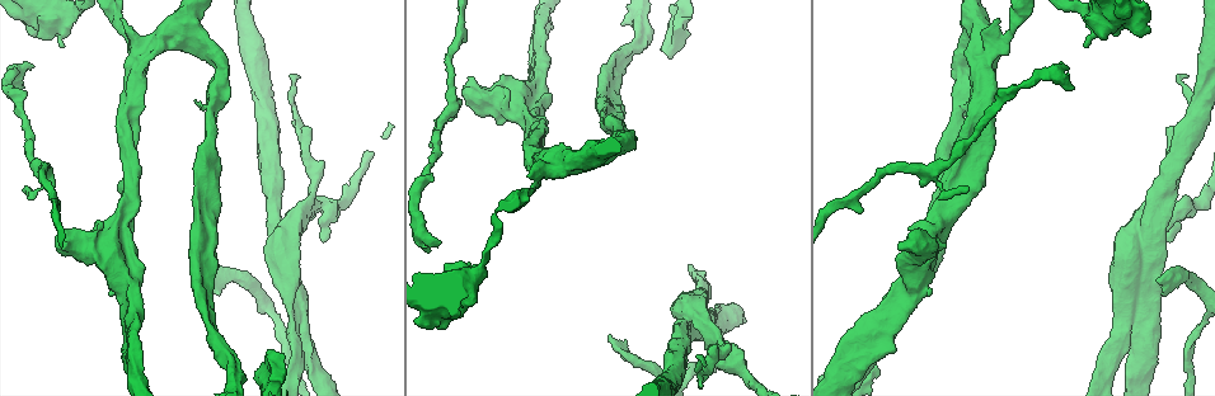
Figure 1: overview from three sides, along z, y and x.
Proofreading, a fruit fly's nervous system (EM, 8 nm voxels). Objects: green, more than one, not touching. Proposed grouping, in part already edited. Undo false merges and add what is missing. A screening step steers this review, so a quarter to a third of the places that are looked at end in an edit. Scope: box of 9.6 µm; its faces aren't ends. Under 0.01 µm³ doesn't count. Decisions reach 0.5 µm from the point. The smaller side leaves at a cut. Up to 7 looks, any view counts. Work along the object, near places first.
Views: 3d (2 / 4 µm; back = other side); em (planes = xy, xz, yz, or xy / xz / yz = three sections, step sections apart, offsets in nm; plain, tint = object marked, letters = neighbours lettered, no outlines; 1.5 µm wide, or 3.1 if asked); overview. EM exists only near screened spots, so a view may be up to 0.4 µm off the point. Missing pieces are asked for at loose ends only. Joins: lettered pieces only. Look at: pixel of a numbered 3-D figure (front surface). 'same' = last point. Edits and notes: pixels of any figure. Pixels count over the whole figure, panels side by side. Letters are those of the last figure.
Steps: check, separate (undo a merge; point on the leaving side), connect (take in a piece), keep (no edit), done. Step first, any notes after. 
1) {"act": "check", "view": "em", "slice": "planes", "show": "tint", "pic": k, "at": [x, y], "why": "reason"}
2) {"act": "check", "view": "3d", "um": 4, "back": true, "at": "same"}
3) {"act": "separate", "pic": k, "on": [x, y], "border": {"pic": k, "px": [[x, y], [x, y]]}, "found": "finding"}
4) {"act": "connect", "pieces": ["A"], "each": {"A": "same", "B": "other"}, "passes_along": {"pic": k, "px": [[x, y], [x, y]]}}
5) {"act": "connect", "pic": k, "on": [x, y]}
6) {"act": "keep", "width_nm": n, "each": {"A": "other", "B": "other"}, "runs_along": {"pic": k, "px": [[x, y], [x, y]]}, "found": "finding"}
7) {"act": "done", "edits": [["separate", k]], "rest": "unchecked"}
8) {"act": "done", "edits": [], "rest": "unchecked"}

{"act": "check", "view": "3d", "um": 2, "pic": 1, "at": [702, 357]}

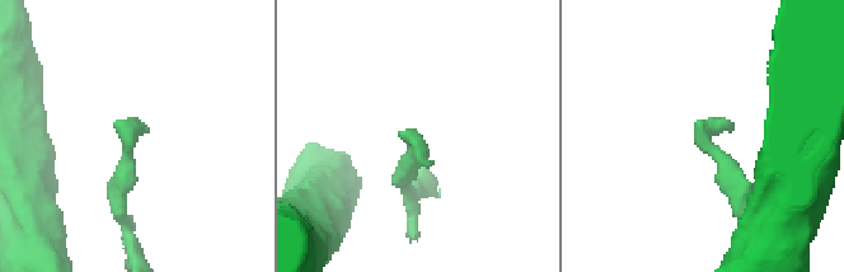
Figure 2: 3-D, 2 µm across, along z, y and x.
{"act": "check", "view": "em", "slice": "planes", "show": "letters", "pic": 2, "at": [710, 119], "why": "shape alone is not enough"}

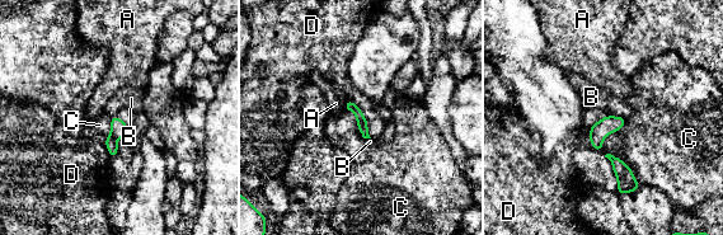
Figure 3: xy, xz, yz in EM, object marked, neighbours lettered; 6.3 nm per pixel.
{"act": "keep", "each": {"A": "other", "B": "other", "C": "other", "D": "other"}, "found": "no lettered piece goes on from it"}

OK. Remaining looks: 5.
{"act": "check", "view": "3d", "um": 4, "pic": 1, "at": [1060, 66], "why": "an open end"}

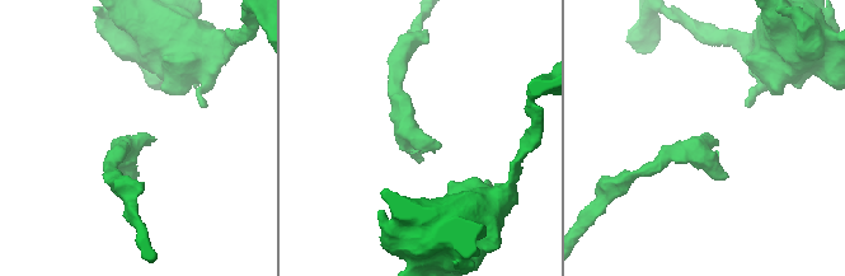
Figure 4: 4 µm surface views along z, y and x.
{"act": "check", "view": "em", "slice": "xy", "step": 4, "show": "letters", "pic": 4, "at": [708, 136], "why": "shape alone is not enough"}

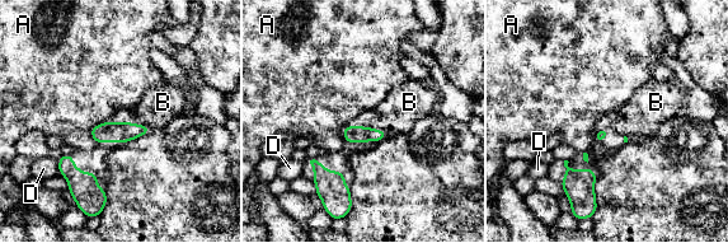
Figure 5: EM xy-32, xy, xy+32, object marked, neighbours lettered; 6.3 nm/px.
{"act": "connect", "pieces": ["B"], "each": {"A": "other", "B": "same", "D": "other"}, "passes_along": {"pic": 5, "px": [[107, 131], [128, 122], [160, 103]]}, "found": "it goes on there"}

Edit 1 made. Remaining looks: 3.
{"act": "done", "edits": [["connect", 5]], "rest": "unchecked"}

